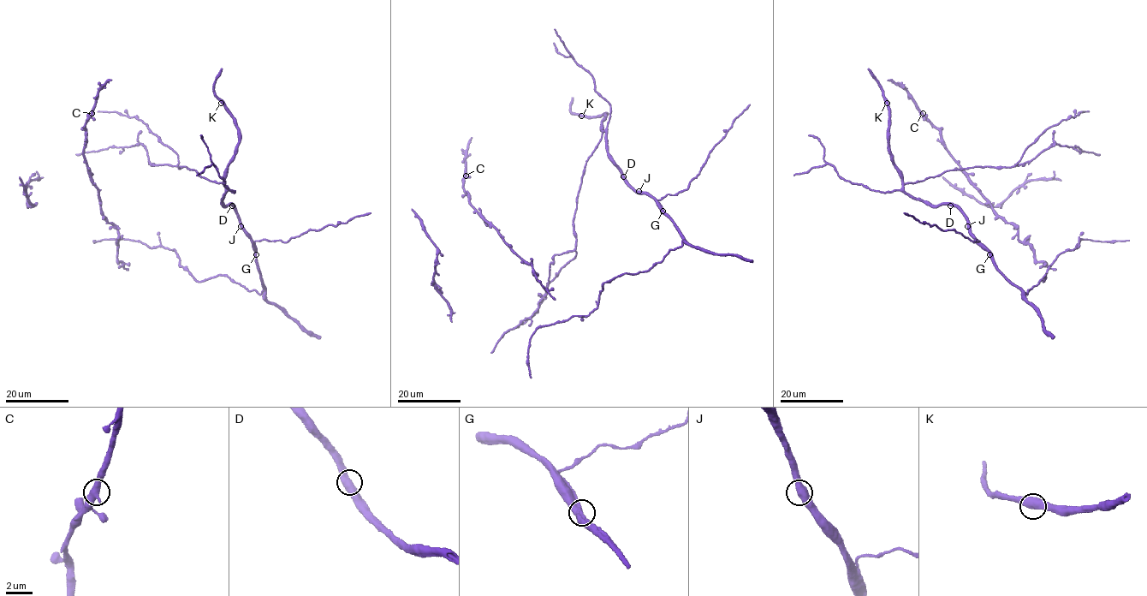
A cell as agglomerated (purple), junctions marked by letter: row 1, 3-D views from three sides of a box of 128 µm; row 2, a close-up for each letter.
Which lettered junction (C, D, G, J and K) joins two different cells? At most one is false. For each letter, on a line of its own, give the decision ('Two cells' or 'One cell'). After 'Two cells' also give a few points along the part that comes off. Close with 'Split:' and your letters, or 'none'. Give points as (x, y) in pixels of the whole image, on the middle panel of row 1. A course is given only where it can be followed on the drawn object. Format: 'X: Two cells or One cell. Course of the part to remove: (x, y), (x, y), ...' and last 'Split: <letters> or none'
C: One cell
D: One cell
G: One cell
J: One cell
K: One cell
Split: none

